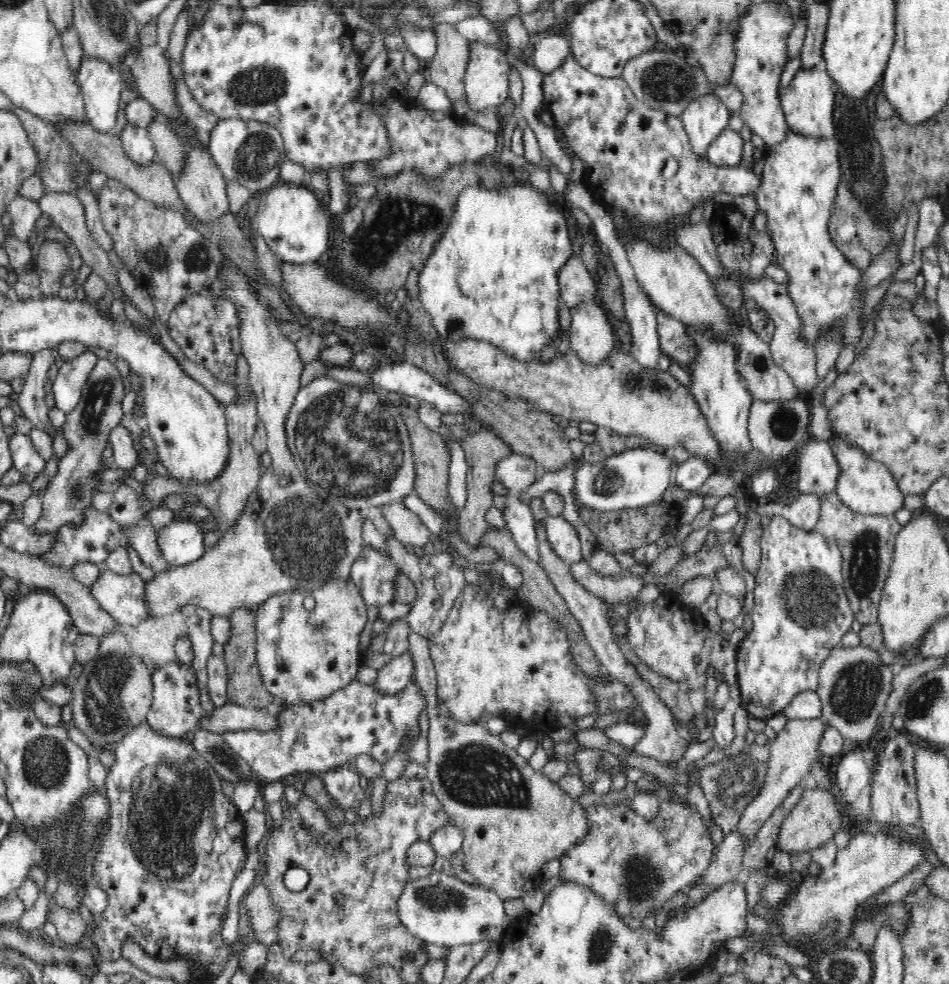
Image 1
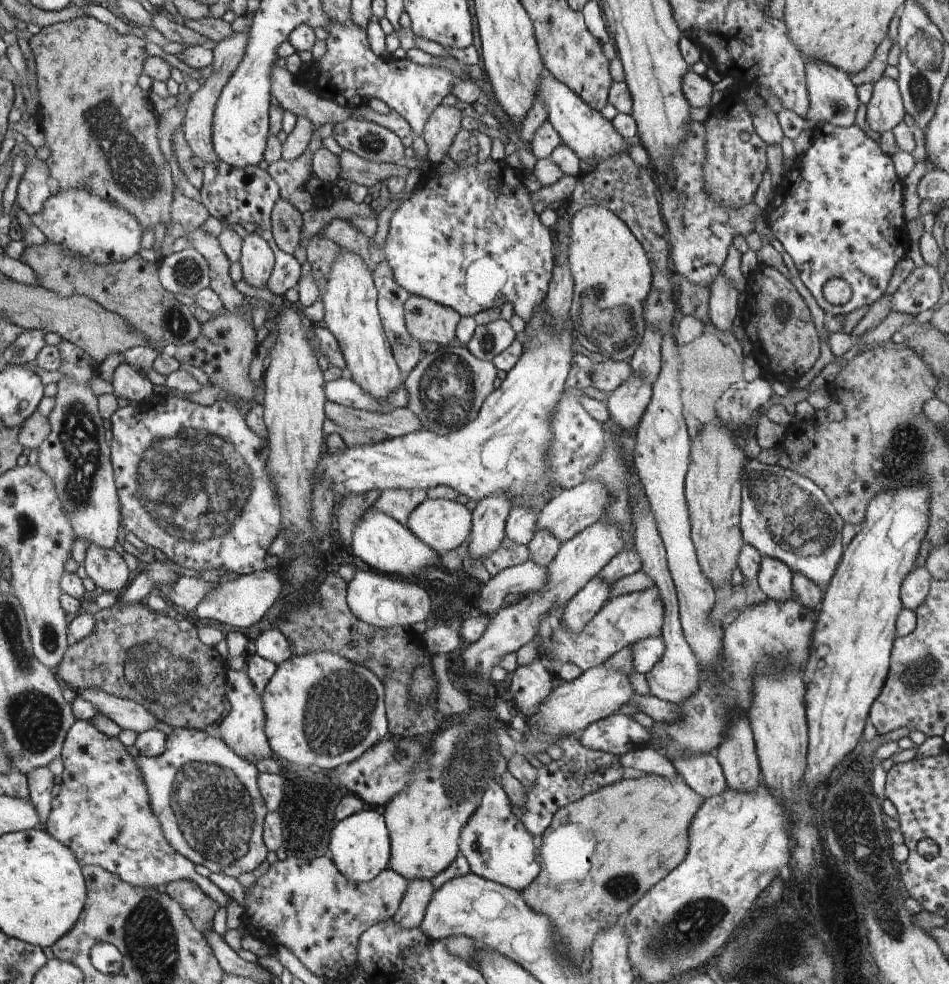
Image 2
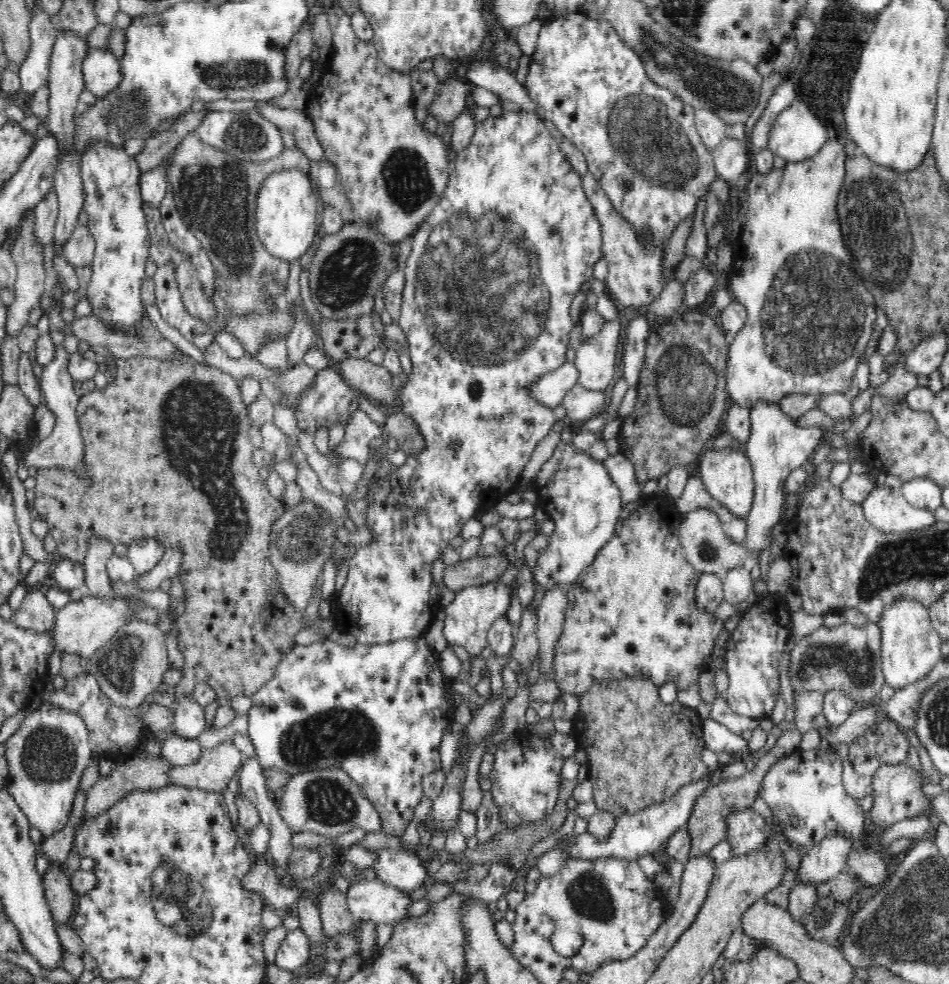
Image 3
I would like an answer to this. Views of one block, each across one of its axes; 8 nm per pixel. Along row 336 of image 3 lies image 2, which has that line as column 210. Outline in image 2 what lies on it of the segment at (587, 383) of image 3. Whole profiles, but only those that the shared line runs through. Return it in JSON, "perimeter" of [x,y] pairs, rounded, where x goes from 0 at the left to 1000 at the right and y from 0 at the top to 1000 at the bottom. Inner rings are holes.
{"perimeter":[[[281,577],[253,584],[246,590],[231,590],[228,593],[207,616],[201,627],[230,630],[234,634],[244,636],[243,638],[263,638],[263,636],[268,636],[282,622],[282,618],[291,612],[298,598],[296,585],[282,580]]]}

